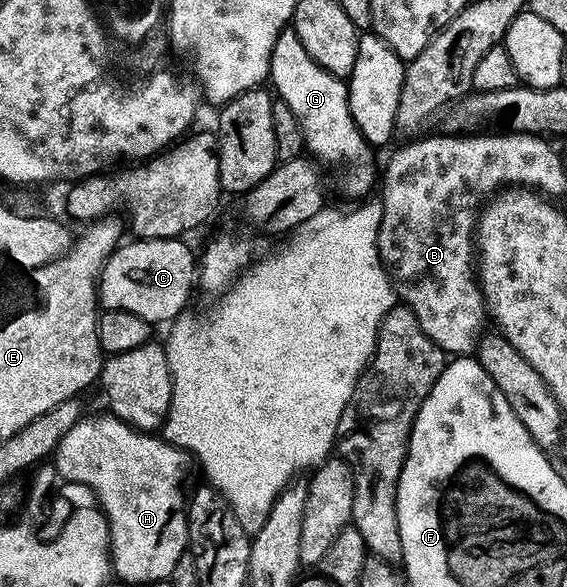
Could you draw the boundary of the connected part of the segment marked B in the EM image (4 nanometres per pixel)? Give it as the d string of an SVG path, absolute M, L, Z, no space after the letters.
M524 133L440 134L417 139L399 148L390 157L385 171L383 167L383 178L379 183L381 224L377 230L377 248L400 302L415 313L423 333L427 333L427 337L431 337L442 351L461 357L474 350L482 330L481 318L487 315L481 288L475 278L475 228L481 195L488 196L502 185L537 185L533 183L543 182L550 140Z

